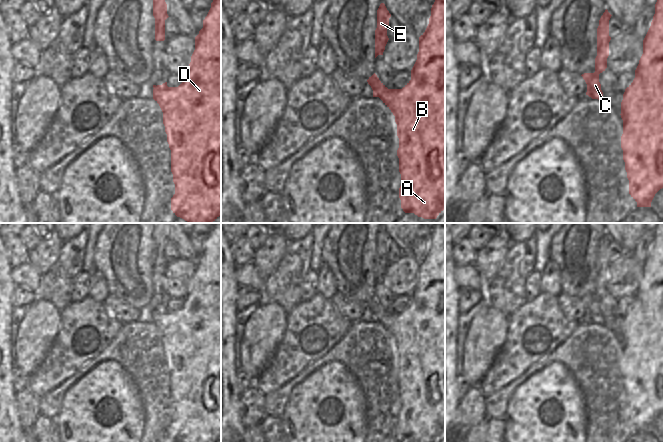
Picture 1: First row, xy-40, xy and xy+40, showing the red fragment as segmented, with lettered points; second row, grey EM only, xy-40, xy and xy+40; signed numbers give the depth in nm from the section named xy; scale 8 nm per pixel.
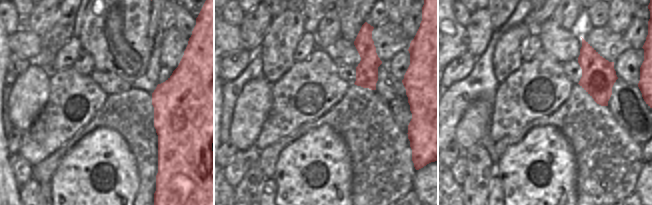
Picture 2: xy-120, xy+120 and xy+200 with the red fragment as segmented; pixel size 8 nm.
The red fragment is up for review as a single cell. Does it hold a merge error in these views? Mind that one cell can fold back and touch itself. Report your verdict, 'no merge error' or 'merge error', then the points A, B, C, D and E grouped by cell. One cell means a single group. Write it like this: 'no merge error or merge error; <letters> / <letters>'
merge error; A B D / C E

